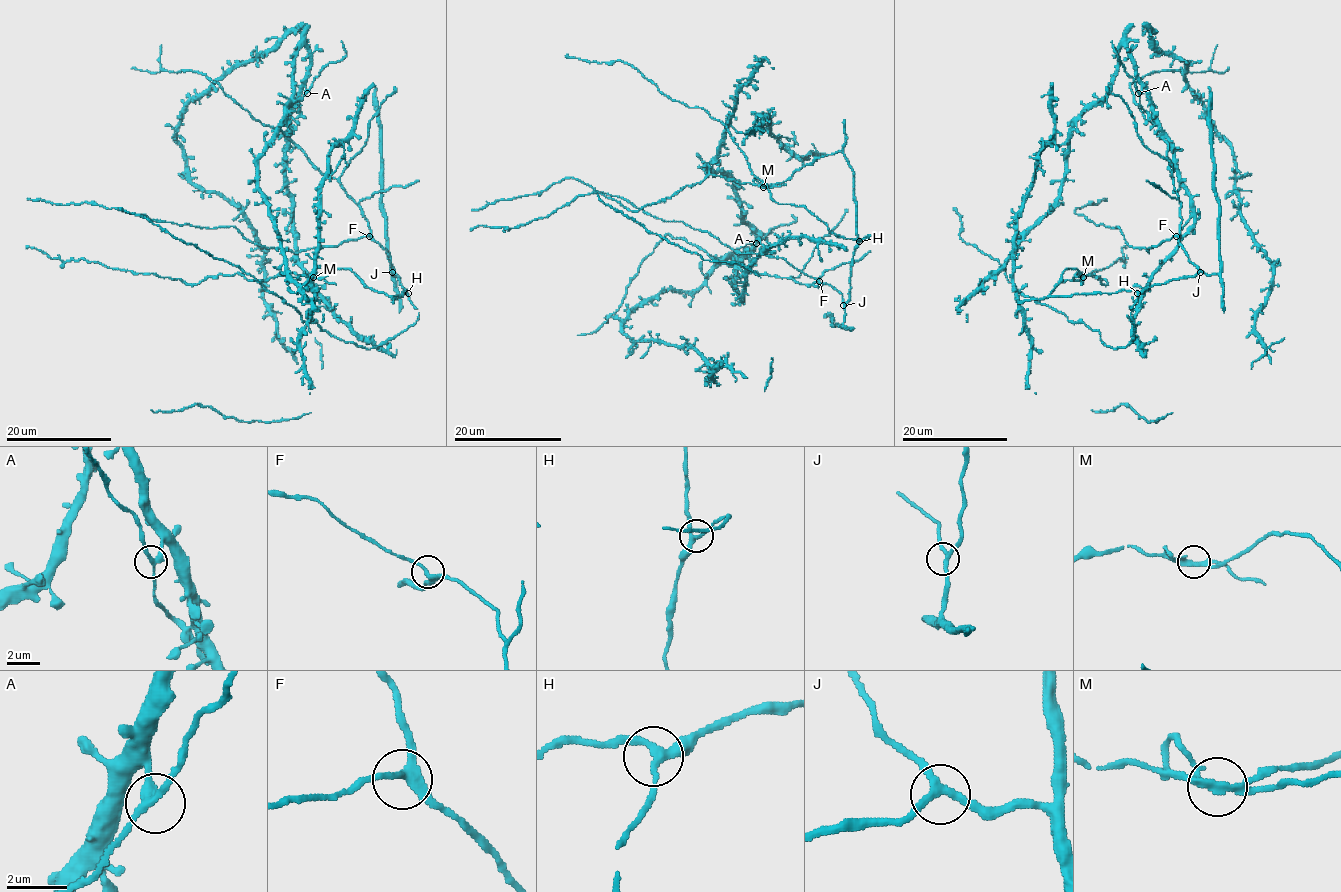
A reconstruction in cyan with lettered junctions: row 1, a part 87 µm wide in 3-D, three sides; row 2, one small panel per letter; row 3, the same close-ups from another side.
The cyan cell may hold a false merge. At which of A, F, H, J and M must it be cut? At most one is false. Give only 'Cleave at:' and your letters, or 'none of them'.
Cleave at: M

